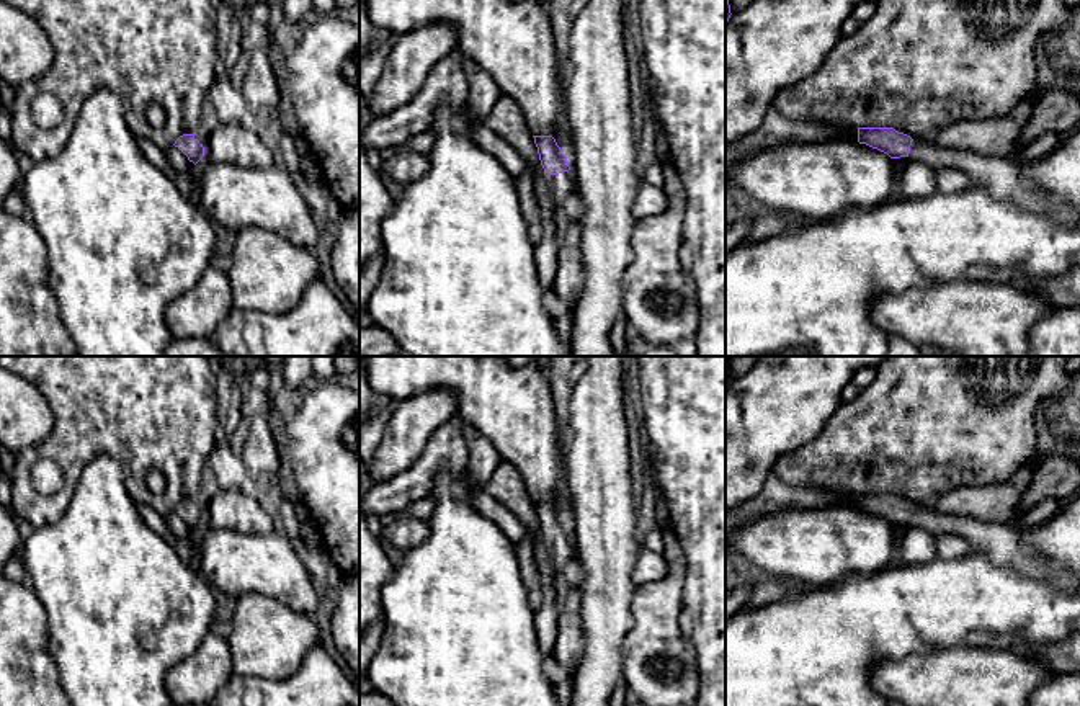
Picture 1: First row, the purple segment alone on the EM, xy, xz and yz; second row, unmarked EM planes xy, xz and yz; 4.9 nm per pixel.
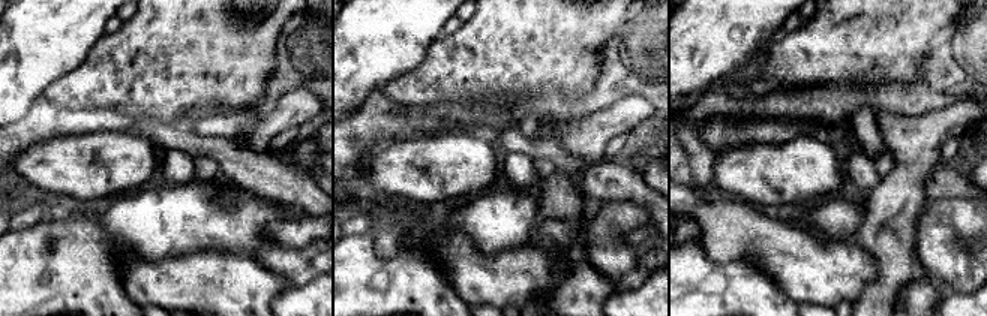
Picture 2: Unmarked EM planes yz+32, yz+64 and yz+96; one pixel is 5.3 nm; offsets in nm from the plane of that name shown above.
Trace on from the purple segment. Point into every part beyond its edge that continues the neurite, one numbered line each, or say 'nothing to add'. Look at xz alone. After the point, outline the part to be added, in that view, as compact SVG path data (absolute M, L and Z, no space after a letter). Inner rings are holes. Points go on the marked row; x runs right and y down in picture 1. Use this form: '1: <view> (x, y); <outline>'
1: xz (559, 187); M569 170L559 175L551 175L546 180L551 198L551 211L556 214L557 211L562 211L567 196L575 191L573 176Z

